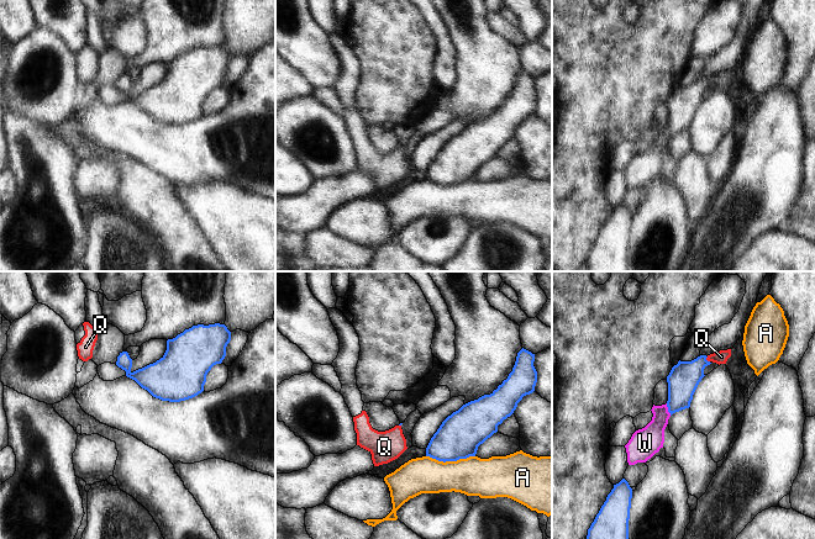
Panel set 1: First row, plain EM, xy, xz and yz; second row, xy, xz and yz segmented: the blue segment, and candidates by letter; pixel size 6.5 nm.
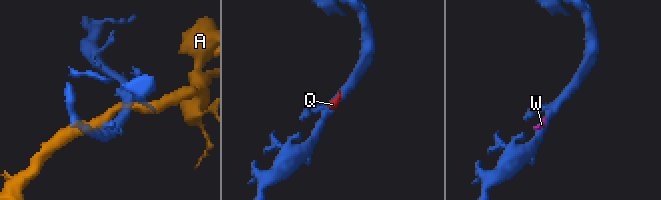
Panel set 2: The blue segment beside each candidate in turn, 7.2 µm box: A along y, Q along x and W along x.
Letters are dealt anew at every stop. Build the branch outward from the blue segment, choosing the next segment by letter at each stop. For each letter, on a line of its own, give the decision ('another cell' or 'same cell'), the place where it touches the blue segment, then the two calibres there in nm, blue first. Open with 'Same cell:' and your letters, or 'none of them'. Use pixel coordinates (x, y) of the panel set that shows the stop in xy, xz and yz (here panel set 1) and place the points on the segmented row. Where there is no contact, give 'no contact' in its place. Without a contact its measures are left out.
Same cell: Q
A: another cell; meets blue in xz at (451, 460); 280 nm thick on the blue side, 260 nm on the other
Q: same cell; meets blue in yz at (705, 359); 200 nm thick on the blue side, 90 nm on the other
W: another cell; meets blue in yz at (668, 410); 200 nm thick on the blue side, 180 nm on the other

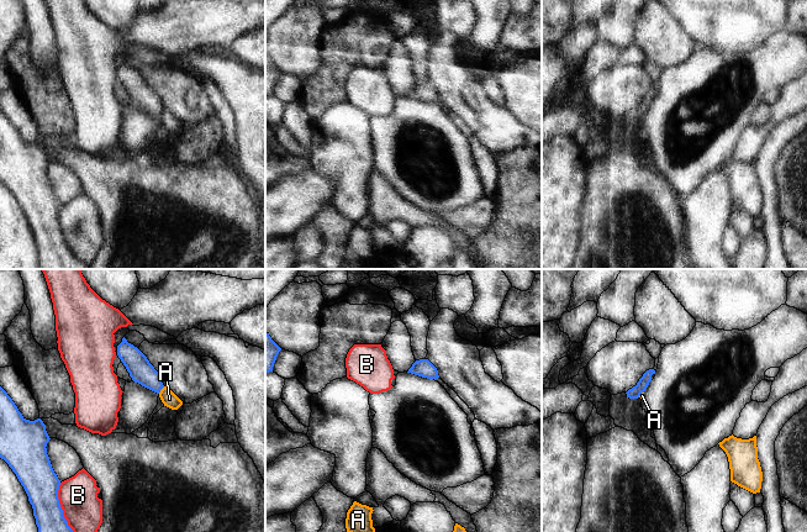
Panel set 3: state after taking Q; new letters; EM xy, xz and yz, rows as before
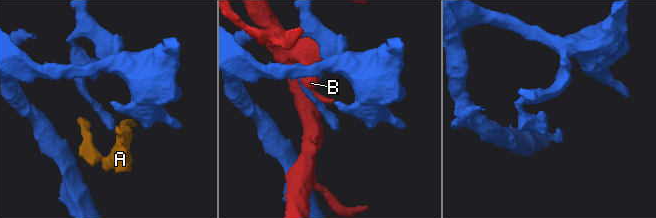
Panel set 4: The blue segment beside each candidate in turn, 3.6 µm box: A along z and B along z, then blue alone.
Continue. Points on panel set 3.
Same cell: none of them
A: another cell; meets blue in xy at (161, 389); 160 nm thick on the blue side, 100 nm on the other
B: another cell; meets blue in xy at (61, 507); 220 nm thick on the blue side, 260 nm on the other

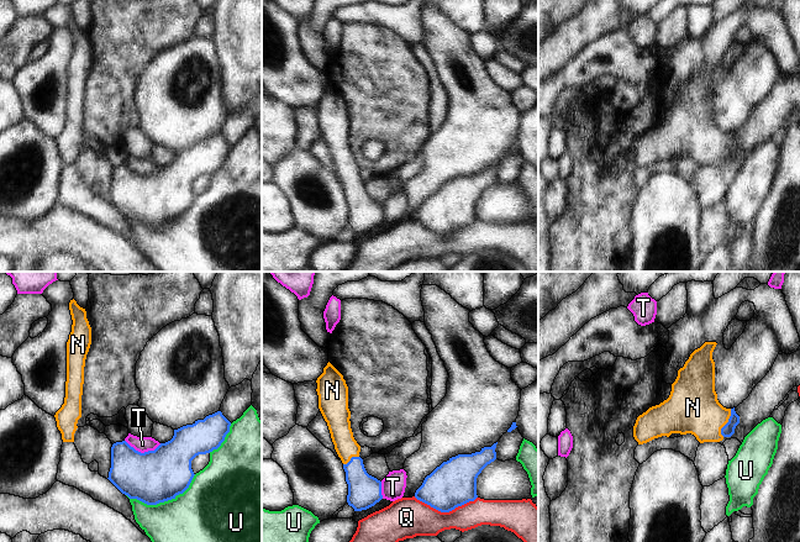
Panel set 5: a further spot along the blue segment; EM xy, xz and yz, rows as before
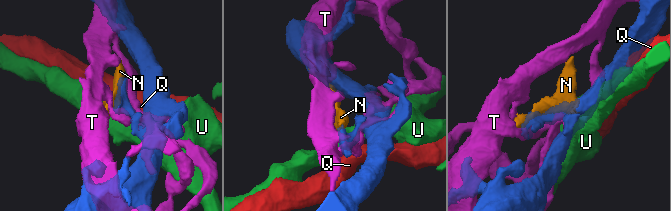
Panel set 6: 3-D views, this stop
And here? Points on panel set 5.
Same cell: N
N: same cell; meets blue in yz at (727, 422); 80 nm thick on the blue side, 340 nm on the other
Q: another cell; meets blue in xz at (446, 511); 300 nm thick on the blue side, 260 nm on the other
T: another cell; meets blue in xy at (145, 452); 340 nm thick on the blue side, 100 nm on the other
U: another cell; meets blue in xy at (163, 501); 340 nm thick on the blue side, 360 nm on the other

